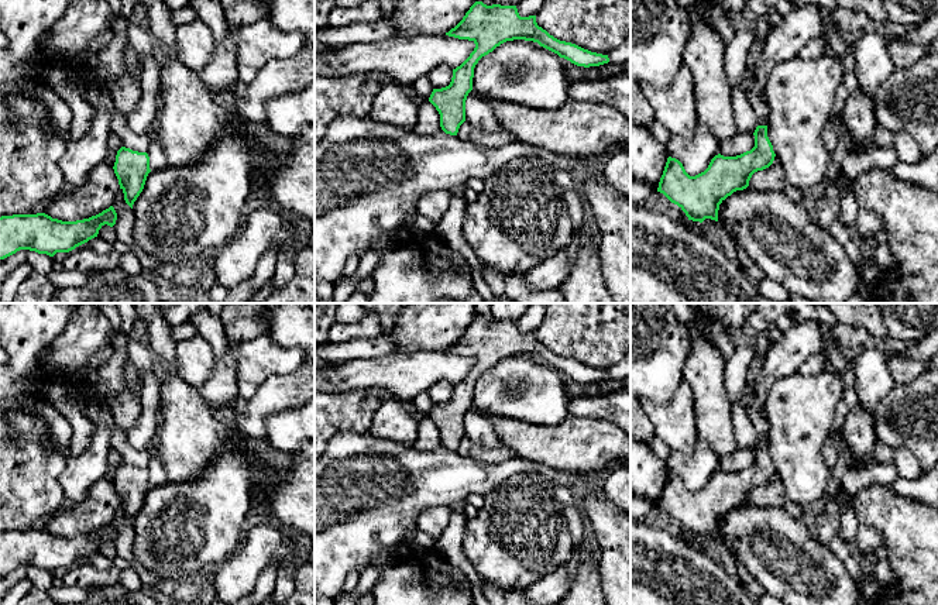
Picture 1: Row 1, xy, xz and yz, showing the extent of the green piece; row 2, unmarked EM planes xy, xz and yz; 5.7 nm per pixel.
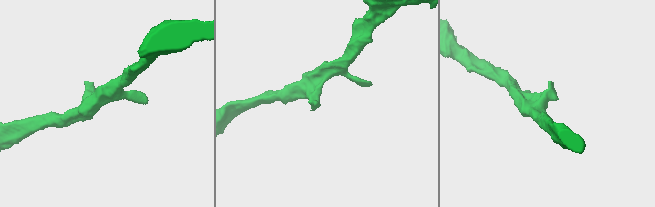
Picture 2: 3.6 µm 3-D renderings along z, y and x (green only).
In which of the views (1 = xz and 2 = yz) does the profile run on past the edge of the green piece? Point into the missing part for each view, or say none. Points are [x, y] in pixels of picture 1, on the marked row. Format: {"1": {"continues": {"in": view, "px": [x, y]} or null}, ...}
{"1": {"continues": null}, "2": {"continues": null}}

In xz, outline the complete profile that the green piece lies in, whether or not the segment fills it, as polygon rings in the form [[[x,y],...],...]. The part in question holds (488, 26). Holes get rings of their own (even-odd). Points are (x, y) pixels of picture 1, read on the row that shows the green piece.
[[[475,1],[463,20],[446,32],[449,37],[475,44],[470,56],[456,69],[449,86],[433,89],[429,102],[440,114],[446,134],[457,135],[465,121],[465,100],[473,90],[474,68],[478,61],[506,41],[525,39],[557,54],[577,66],[599,66],[609,62],[608,55],[591,52],[575,44],[560,41],[537,25],[536,16],[520,17],[516,6],[487,6]]]

